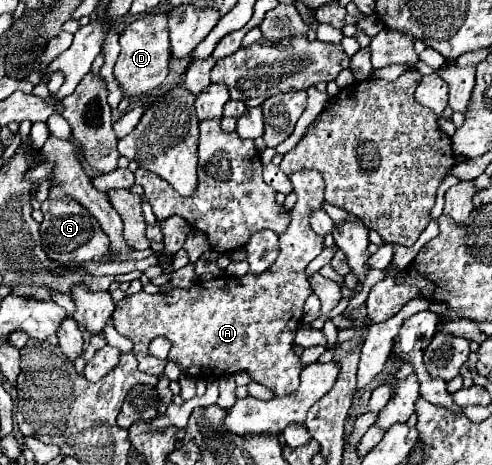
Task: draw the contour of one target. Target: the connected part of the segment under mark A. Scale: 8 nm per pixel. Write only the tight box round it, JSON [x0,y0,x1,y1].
[112,169,324,397]

